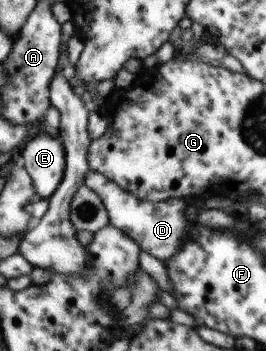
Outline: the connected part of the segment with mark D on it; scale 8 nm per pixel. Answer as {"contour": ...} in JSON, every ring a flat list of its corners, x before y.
{"contour":[[91,169,87,170,84,185,100,197,106,209,108,223,138,242,140,251,145,251,147,255,162,263,171,260,182,249,190,235,194,223,185,218,184,209,188,205,183,202,183,198,171,198,162,202,138,199,131,192,119,188,116,183,103,177,103,174]]}

